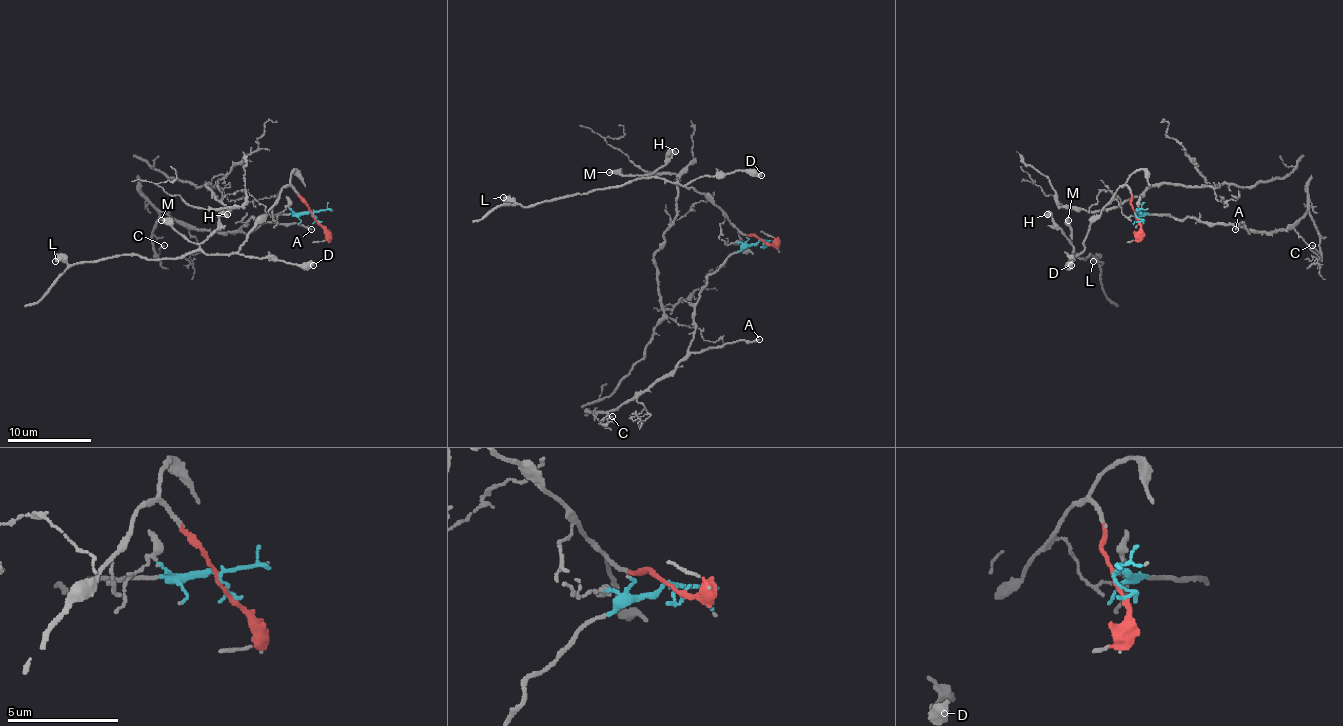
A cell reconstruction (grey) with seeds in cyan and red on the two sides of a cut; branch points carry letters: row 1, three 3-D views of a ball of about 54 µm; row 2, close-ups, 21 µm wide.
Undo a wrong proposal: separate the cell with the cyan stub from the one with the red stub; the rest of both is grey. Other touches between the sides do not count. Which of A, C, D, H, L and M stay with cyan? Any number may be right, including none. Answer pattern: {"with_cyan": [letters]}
{"with_cyan": ["A", "C"]}

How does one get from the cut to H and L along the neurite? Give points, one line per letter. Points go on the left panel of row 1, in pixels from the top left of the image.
H: (314, 217), (308, 203), (286, 186), (234, 253), (206, 253), (200, 245), (219, 226), (219, 217), (227, 213)
L: (314, 217), (308, 203), (286, 186), (234, 253), (190, 251), (173, 259), (118, 255), (78, 264), (55, 262)

